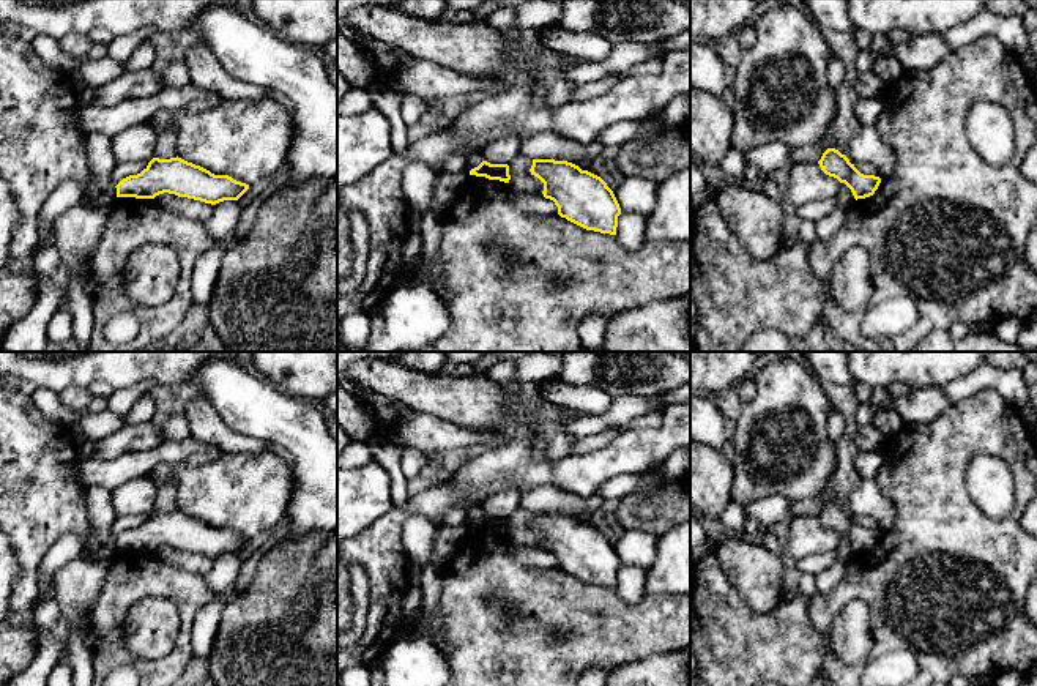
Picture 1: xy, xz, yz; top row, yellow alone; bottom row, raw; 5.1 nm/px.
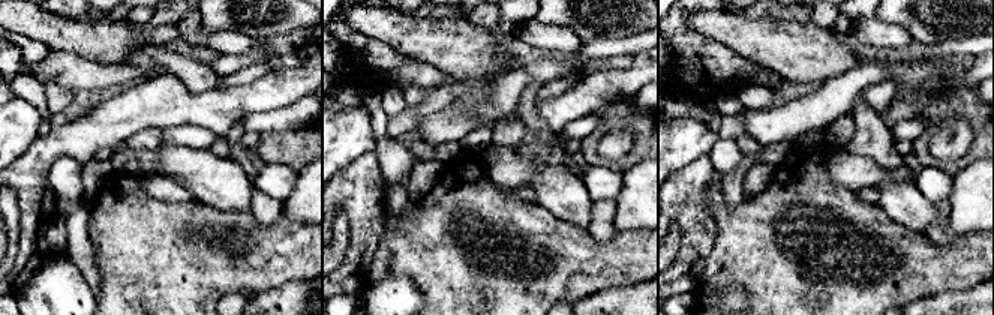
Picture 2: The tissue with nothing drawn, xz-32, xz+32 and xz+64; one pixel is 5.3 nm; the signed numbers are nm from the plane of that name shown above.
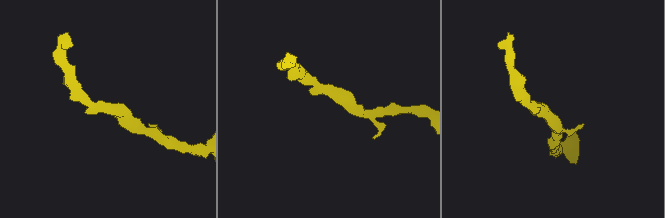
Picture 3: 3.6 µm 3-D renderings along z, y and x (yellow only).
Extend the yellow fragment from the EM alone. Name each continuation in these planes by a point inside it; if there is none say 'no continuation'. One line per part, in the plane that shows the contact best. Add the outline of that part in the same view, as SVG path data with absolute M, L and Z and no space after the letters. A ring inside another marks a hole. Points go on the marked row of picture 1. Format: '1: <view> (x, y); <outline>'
no continuation

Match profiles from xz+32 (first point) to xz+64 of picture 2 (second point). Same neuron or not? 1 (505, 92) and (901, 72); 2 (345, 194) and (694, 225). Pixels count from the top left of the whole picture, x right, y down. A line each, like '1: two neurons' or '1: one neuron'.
1: two neurons
2: one neuron

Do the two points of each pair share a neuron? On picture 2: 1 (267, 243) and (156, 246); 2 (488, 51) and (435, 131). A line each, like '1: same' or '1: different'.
1: same
2: different

